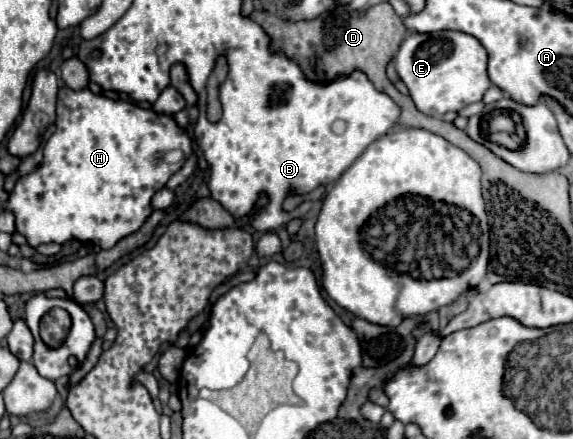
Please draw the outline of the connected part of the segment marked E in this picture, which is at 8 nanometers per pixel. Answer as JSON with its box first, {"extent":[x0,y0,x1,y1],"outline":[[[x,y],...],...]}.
{"extent":[393,30,491,118],"outline":[[[459,30],[409,34],[403,40],[393,64],[399,78],[409,88],[415,106],[433,118],[441,118],[445,112],[457,112],[467,104],[479,102],[491,86],[487,76],[487,52],[475,36]]]}

